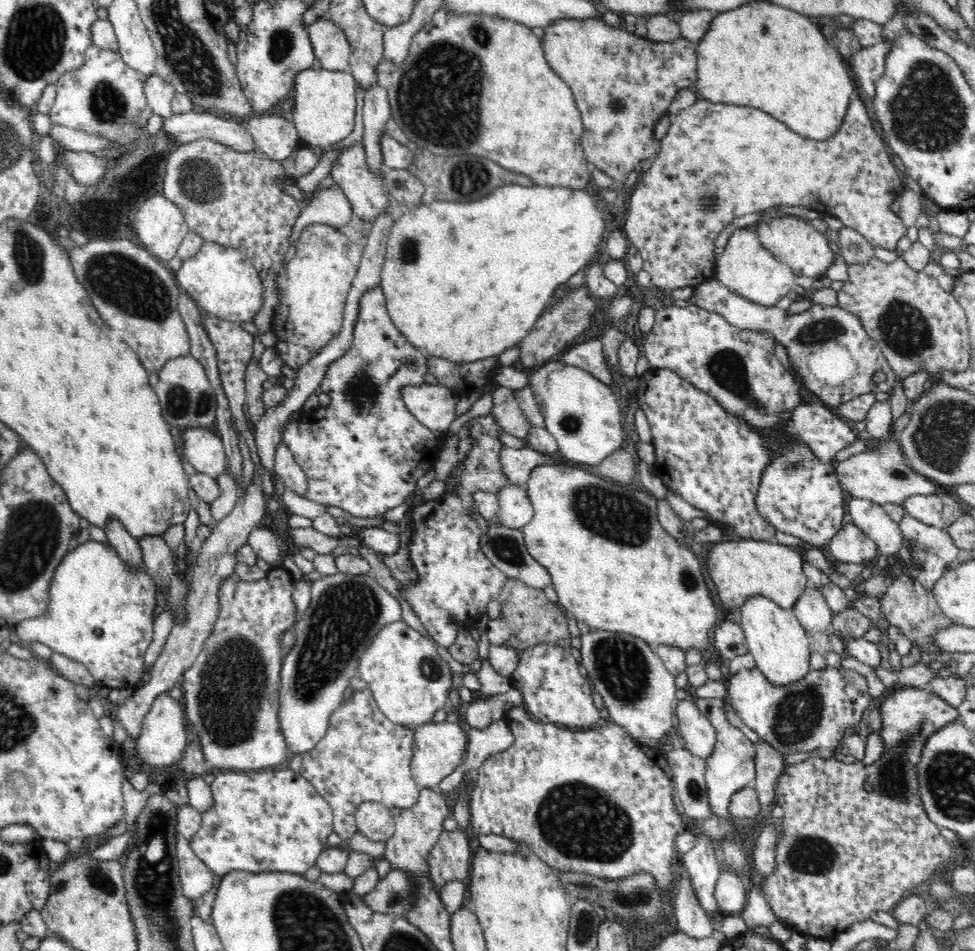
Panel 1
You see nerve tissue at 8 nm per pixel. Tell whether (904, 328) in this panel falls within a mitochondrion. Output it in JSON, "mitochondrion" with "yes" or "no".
{"mitochondrion":"yes"}

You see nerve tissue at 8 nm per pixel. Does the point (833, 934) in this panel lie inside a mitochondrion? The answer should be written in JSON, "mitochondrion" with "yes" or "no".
{"mitochondrion":"no"}

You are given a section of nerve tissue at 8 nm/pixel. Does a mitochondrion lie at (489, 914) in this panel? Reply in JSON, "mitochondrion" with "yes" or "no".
{"mitochondrion":"no"}

